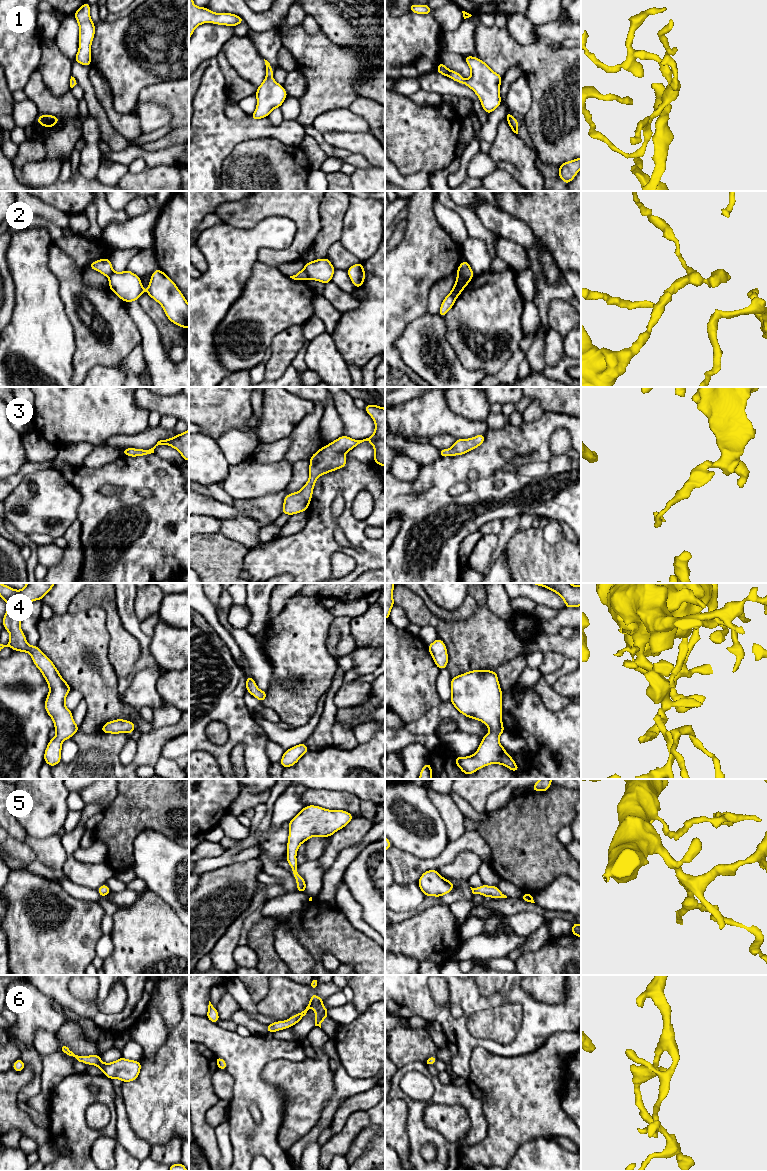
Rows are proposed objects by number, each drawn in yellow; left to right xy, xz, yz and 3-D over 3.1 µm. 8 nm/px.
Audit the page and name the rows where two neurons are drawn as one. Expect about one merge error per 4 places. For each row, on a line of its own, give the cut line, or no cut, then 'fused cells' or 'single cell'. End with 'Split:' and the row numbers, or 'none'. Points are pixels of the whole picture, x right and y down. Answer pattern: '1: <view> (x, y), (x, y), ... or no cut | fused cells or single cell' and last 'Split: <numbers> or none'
1: no cut | single cell
2: yz (457, 273), (470, 279) | fused cells
3: no cut | single cell
4: no cut | single cell
5: no cut | single cell
6: no cut | single cell
Split: 2

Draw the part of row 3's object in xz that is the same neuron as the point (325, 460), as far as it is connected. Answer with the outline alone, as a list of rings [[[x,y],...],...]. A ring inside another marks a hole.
[[[366,404],[365,411],[374,420],[375,432],[363,440],[355,440],[342,435],[314,453],[309,459],[309,479],[307,483],[298,492],[287,494],[284,497],[283,514],[291,516],[307,511],[317,478],[345,467],[347,462],[344,454],[364,441],[370,442],[375,450],[373,461],[385,467],[385,408]]]

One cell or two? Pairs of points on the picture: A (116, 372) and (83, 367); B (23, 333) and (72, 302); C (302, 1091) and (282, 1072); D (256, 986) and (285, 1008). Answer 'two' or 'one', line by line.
A: two
B: two
C: one
D: two

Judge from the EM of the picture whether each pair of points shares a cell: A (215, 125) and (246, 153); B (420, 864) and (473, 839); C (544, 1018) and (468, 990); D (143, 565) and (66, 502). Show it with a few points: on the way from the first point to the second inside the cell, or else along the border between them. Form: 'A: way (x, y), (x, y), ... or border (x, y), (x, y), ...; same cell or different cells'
A: border (260, 138), (251, 138), (239, 142), (222, 162); different cells
B: way (433, 864), (443, 859), (455, 847), (460, 845); same cell
C: way (525, 1000), (521, 997), (487, 1000); same cell
D: border (75, 488), (81, 496), (78, 506), (78, 518); different cells

